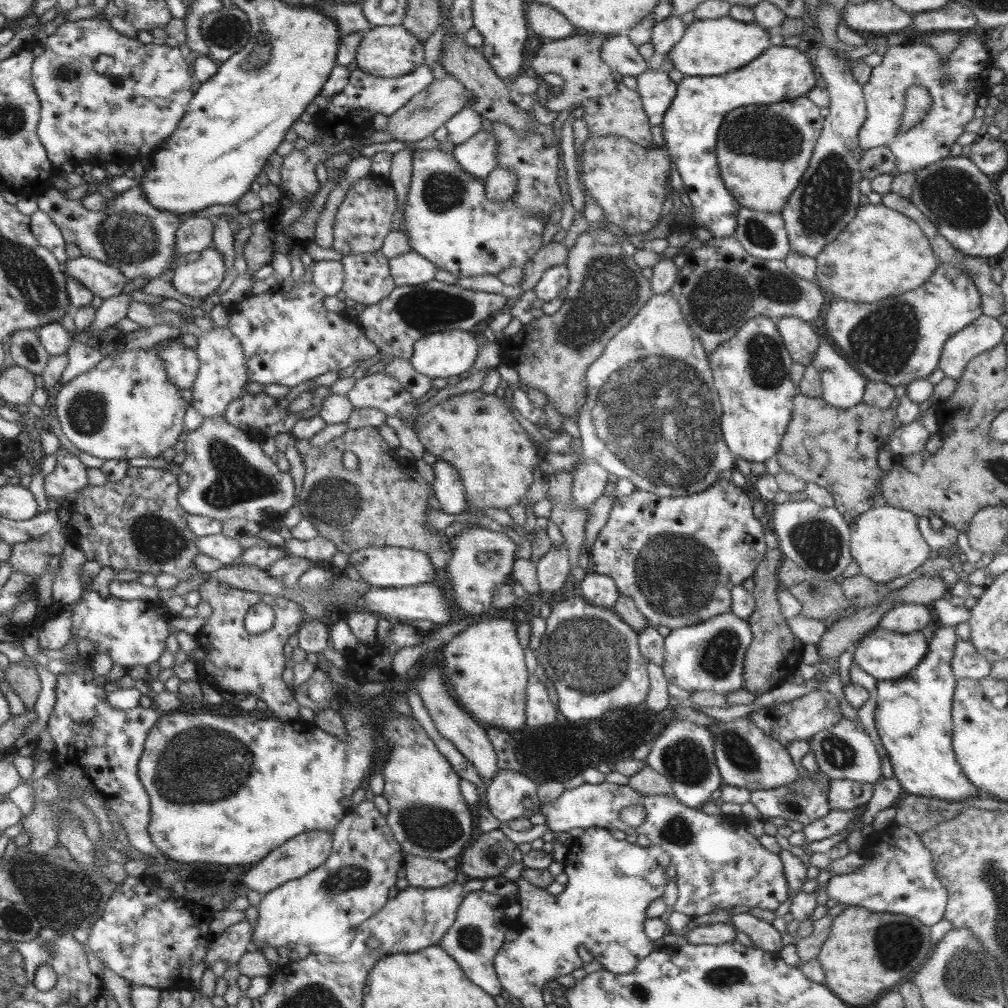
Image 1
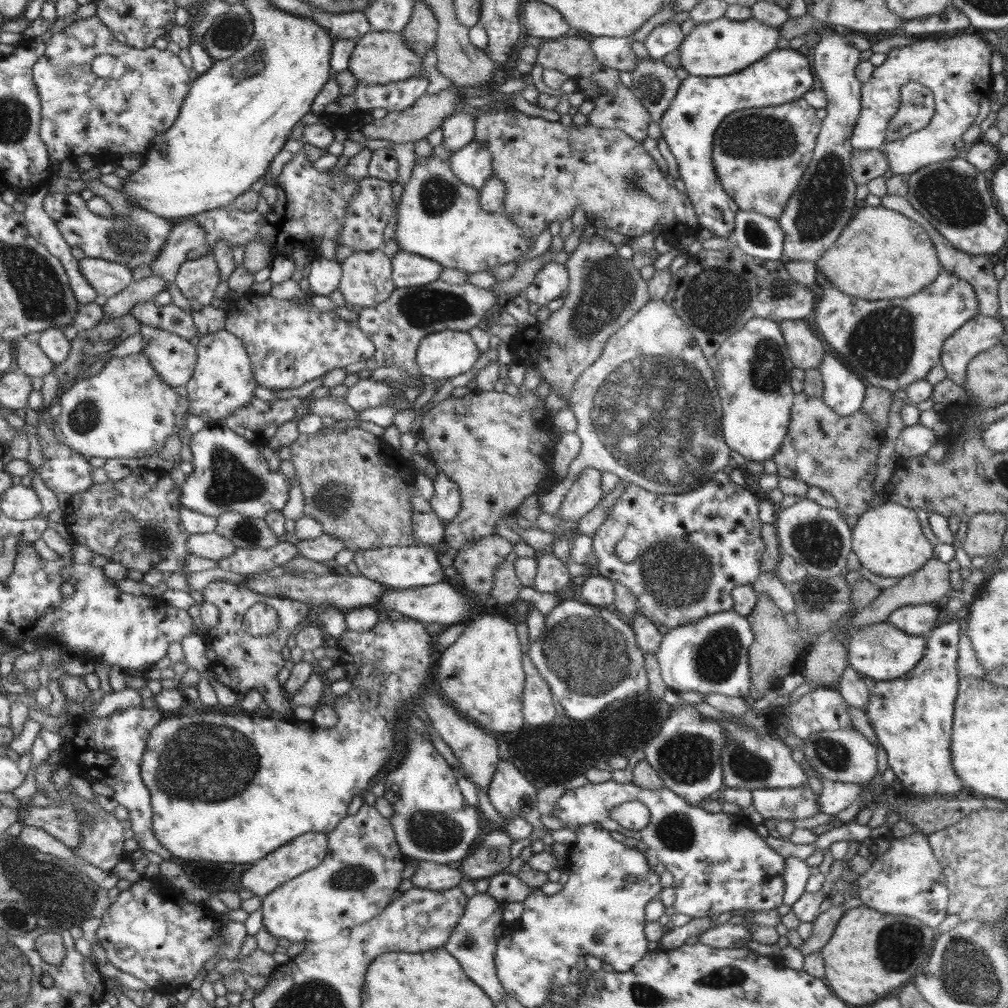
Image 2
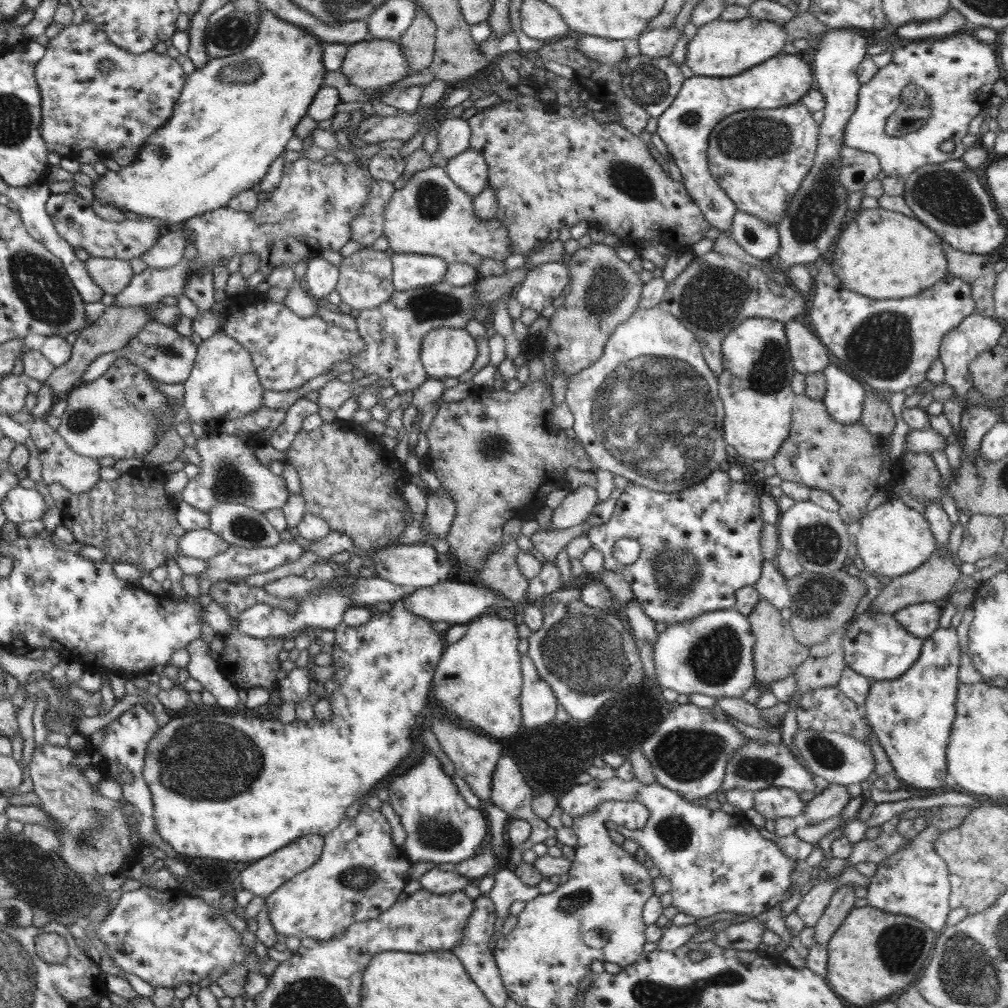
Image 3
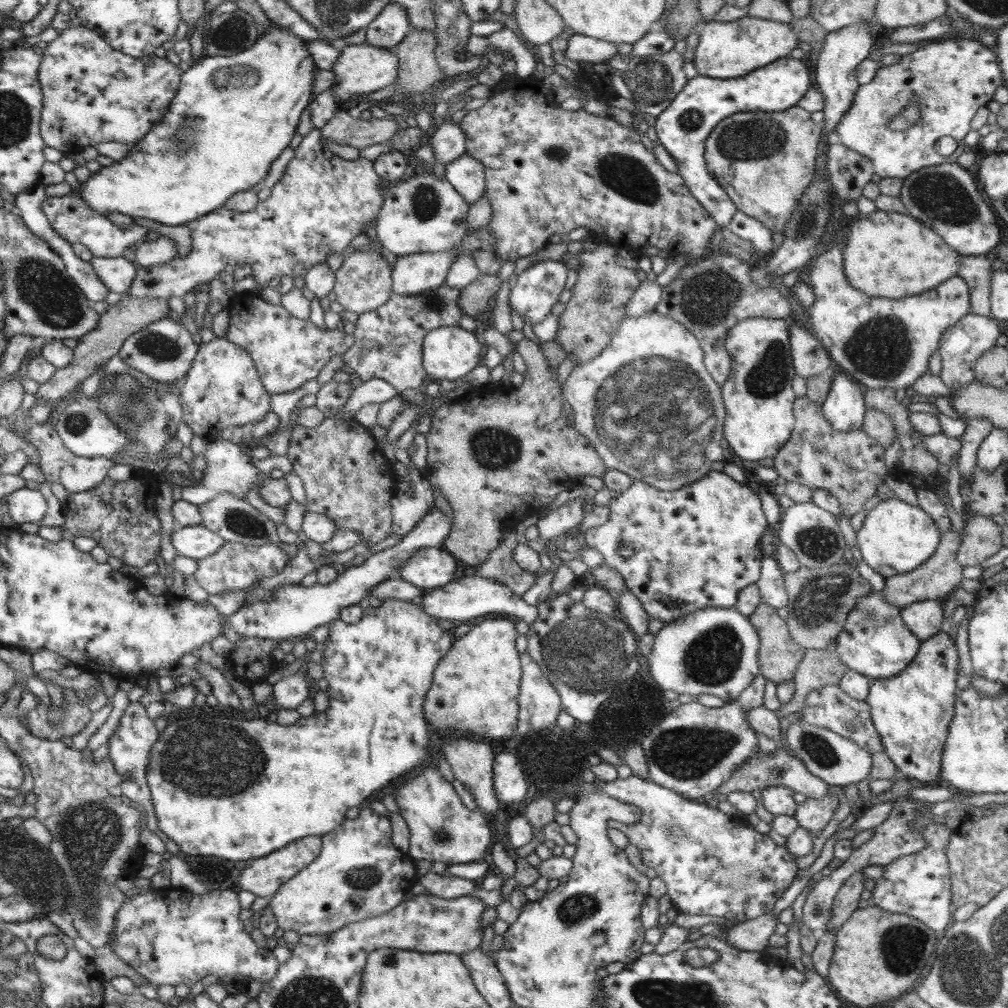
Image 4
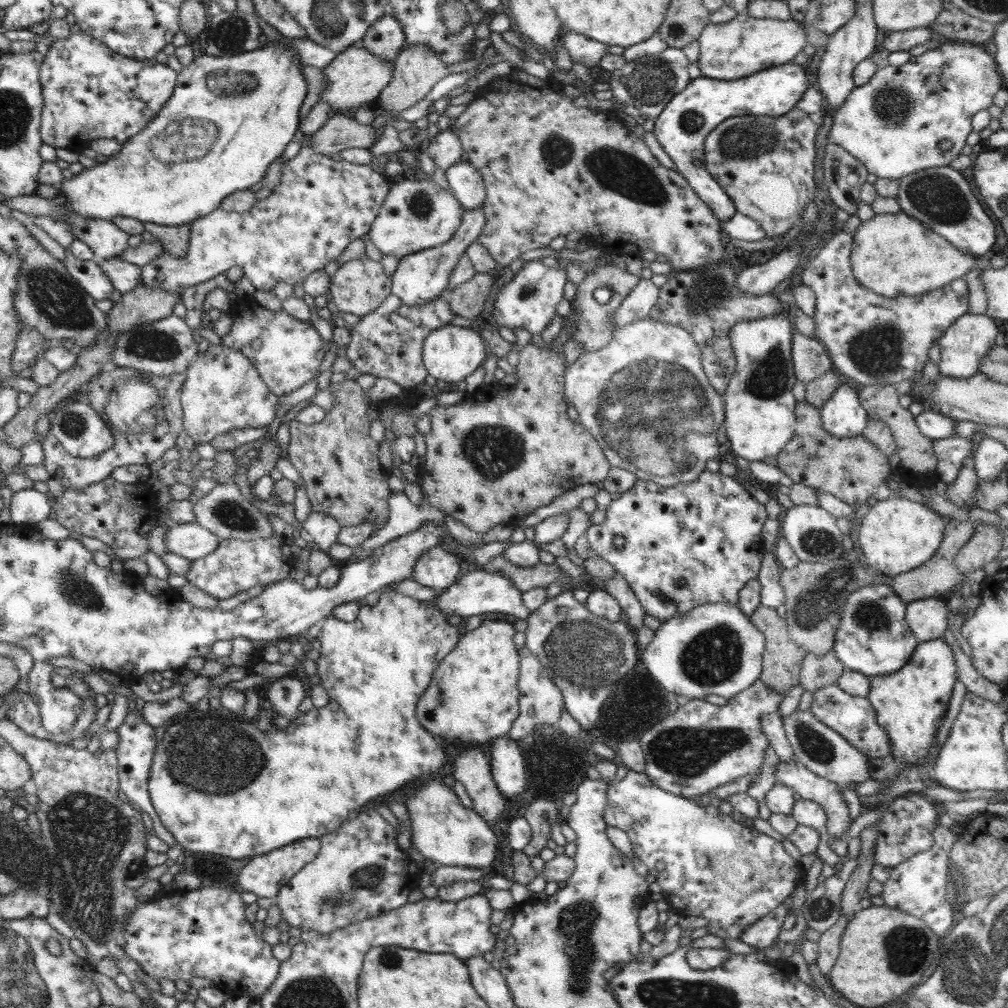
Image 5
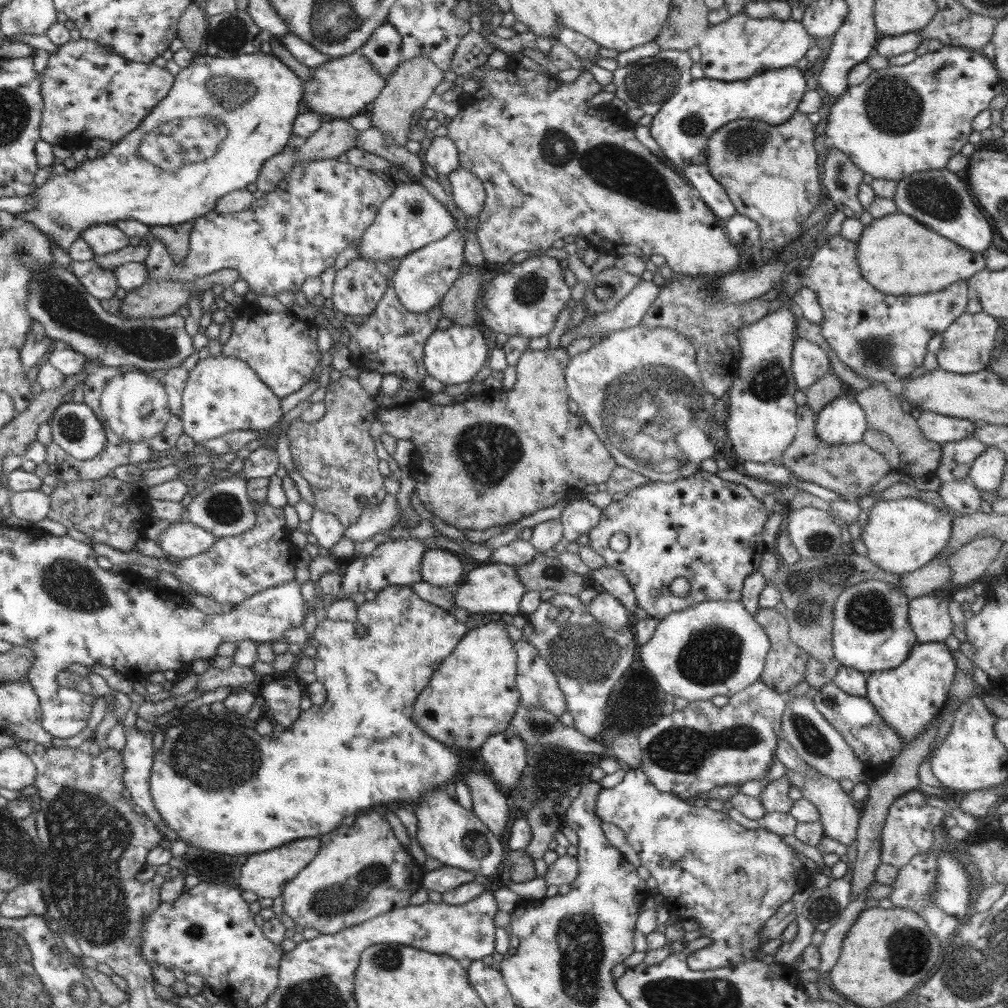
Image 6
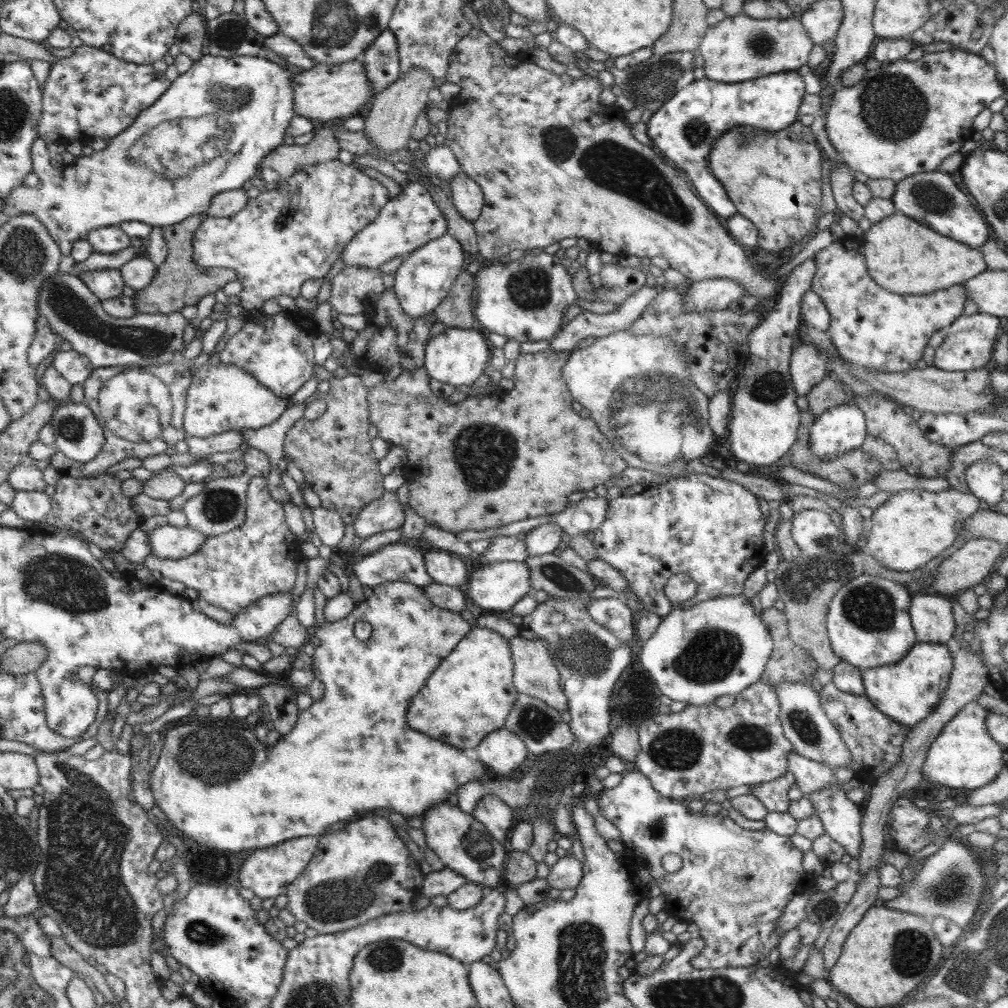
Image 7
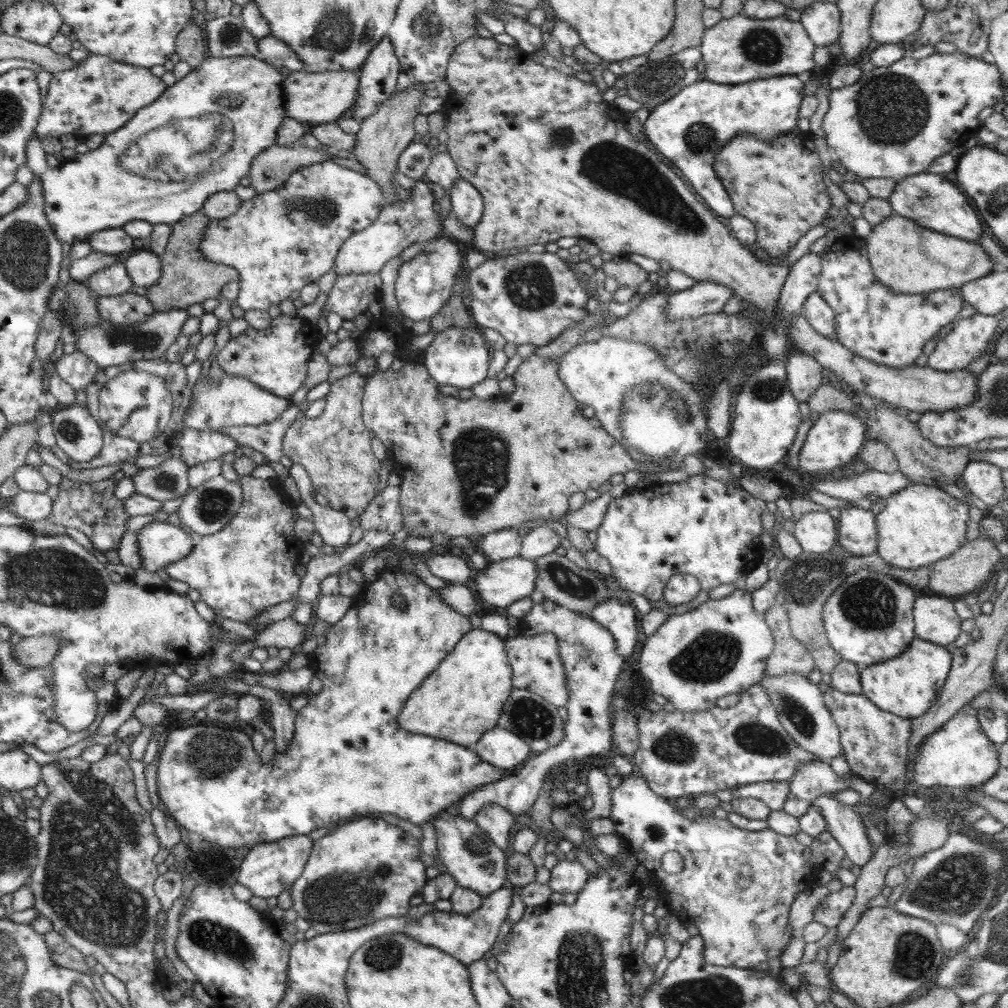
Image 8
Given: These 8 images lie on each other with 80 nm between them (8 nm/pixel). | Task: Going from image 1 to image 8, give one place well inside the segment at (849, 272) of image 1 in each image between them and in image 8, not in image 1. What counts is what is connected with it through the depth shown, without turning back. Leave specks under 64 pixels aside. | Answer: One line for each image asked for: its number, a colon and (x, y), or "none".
2: (880, 254)
3: (883, 254)
4: (888, 254)
5: (892, 254)
6: (897, 255)
7: (903, 256)
8: (906, 256)

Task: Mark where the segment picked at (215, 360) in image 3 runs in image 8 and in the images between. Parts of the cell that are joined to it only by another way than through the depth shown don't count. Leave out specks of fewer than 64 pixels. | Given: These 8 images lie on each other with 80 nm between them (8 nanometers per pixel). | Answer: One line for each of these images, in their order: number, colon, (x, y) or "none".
4: (222, 389)
5: (222, 391)
6: (222, 394)
7: (221, 398)
8: (234, 401)

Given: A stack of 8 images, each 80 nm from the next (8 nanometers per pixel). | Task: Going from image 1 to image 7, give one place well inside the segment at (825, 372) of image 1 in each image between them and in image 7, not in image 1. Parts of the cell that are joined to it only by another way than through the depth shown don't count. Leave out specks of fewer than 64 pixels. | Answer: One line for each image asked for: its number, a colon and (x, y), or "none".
2: (843, 392)
3: (844, 399)
4: (844, 408)
5: (843, 416)
6: (843, 421)
7: (841, 429)

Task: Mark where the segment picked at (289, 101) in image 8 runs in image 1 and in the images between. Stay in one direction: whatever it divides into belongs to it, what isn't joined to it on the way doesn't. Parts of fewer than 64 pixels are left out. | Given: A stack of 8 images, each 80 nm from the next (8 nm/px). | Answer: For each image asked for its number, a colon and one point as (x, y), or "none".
1: (384, 51)
2: (379, 57)
3: (370, 64)
4: (360, 69)
5: (355, 76)
6: (341, 87)
7: (325, 94)

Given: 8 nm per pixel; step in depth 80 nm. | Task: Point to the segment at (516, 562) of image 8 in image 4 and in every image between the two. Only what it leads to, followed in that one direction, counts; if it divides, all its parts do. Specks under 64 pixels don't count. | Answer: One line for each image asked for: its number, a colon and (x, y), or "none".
4: (465, 599)
5: (481, 591)
6: (492, 587)
7: (498, 586)

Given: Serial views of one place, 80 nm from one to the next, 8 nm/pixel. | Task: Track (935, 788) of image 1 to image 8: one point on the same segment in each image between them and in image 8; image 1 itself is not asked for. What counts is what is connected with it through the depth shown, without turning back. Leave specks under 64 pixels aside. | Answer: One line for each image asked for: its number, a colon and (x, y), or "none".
2: (912, 716)
3: (912, 715)
4: (911, 711)
5: (910, 704)
6: (909, 697)
7: (907, 691)
8: (909, 684)

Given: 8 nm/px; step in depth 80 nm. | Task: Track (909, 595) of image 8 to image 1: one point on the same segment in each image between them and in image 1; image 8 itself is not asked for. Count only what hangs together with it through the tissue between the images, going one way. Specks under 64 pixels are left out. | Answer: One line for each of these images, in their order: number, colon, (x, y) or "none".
1: (884, 654)
2: (881, 651)
3: (876, 646)
4: (874, 641)
5: (872, 638)
6: (871, 632)
7: (868, 622)

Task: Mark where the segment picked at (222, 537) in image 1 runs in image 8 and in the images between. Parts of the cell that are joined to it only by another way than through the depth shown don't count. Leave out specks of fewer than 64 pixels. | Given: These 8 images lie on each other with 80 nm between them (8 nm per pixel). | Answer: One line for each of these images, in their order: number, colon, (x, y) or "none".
2: (212, 545)
3: (202, 543)
4: (197, 542)
5: (190, 540)
6: (182, 539)
7: (170, 542)
8: (160, 543)

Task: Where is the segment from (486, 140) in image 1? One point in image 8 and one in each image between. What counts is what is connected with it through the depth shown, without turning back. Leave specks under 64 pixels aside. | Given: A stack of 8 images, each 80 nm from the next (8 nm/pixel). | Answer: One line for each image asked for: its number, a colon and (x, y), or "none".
2: (472, 165)
3: (469, 170)
4: (467, 175)
5: (465, 182)
6: (468, 192)
7: (467, 196)
8: (467, 203)

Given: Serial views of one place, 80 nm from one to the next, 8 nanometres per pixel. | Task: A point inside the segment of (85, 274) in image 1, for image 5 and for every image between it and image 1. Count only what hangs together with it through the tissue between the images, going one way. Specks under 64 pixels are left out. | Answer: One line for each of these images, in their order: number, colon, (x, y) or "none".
2: (108, 278)
3: (112, 275)
4: (117, 273)
5: (125, 276)

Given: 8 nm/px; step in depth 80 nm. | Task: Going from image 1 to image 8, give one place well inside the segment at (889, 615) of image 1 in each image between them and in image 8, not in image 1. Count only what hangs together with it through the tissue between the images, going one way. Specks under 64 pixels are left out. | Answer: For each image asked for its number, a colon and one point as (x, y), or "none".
2: (915, 619)
3: (921, 619)
4: (924, 618)
5: (927, 618)
6: (929, 618)
7: (931, 615)
8: (935, 619)

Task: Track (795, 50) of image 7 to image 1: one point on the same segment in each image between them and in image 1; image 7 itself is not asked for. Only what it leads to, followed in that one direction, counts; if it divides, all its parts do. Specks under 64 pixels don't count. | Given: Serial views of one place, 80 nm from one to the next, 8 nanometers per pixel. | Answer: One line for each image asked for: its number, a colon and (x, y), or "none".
1: (709, 47)
2: (717, 48)
3: (721, 48)
4: (725, 49)
5: (744, 45)
6: (742, 46)

